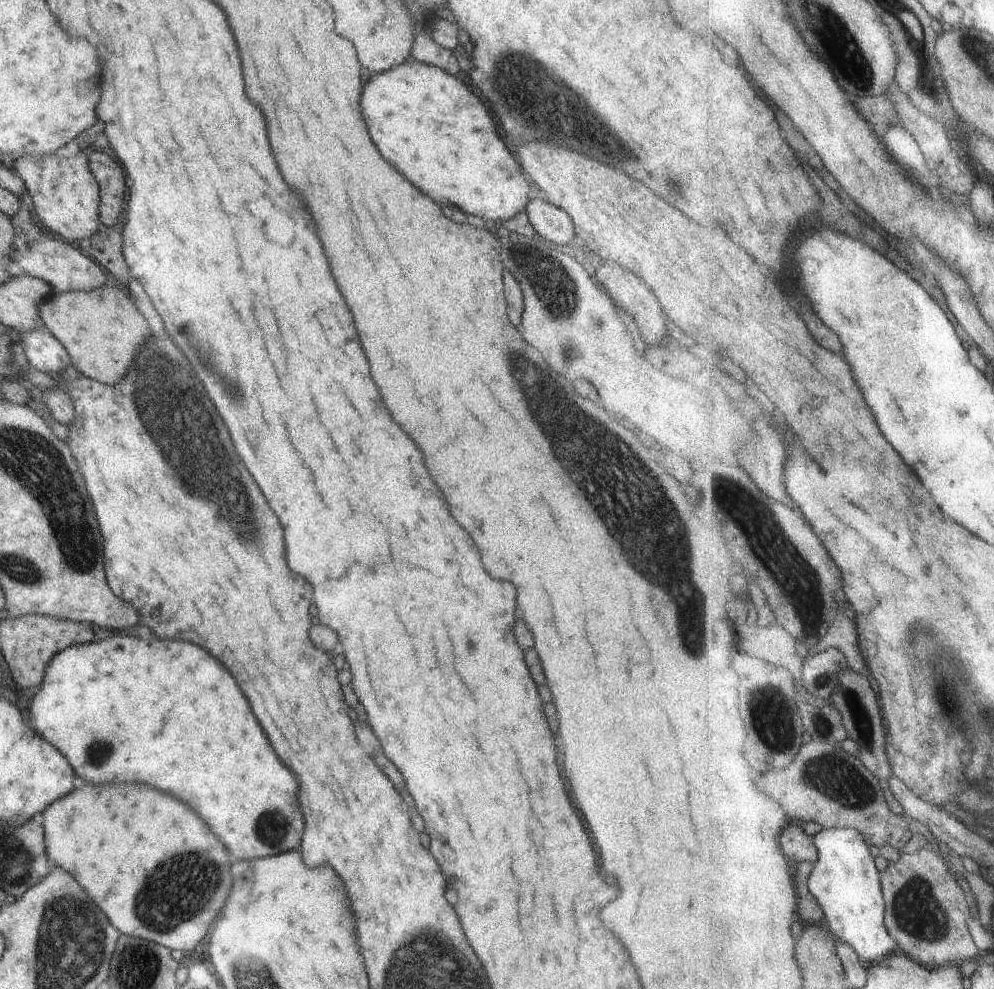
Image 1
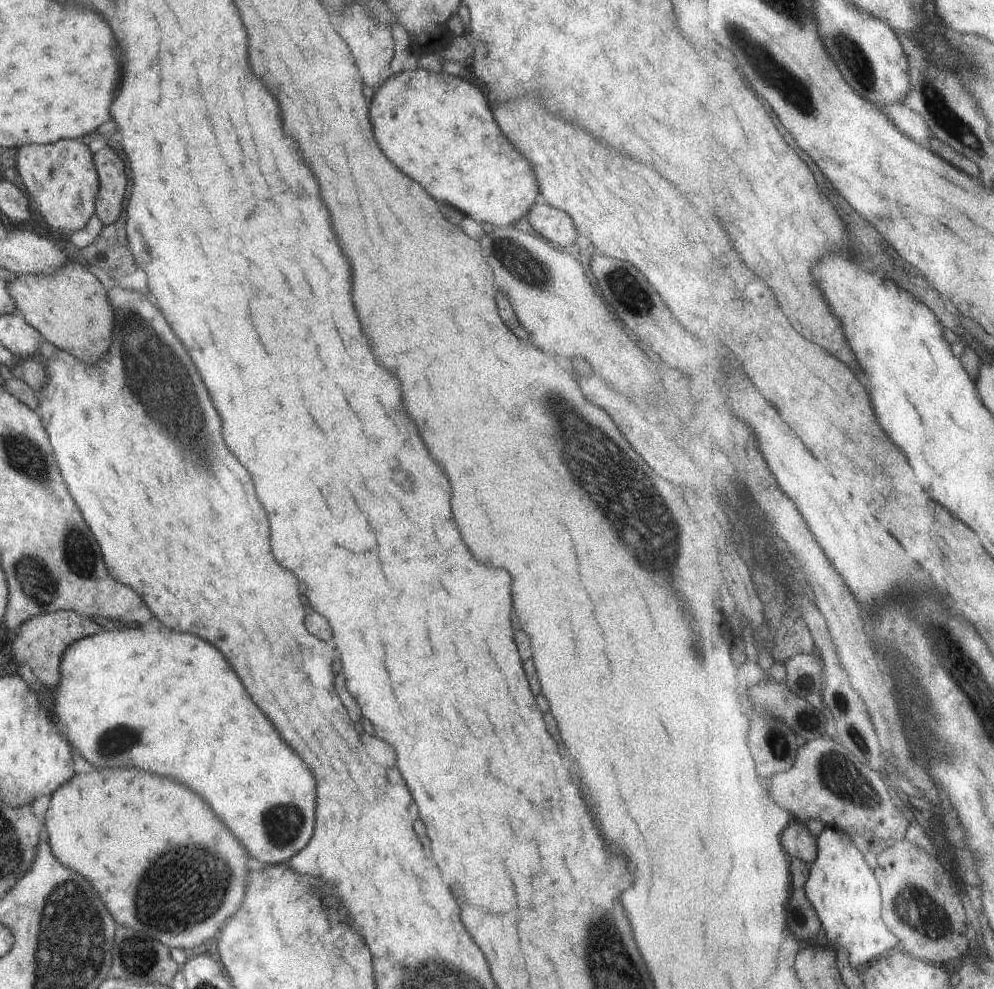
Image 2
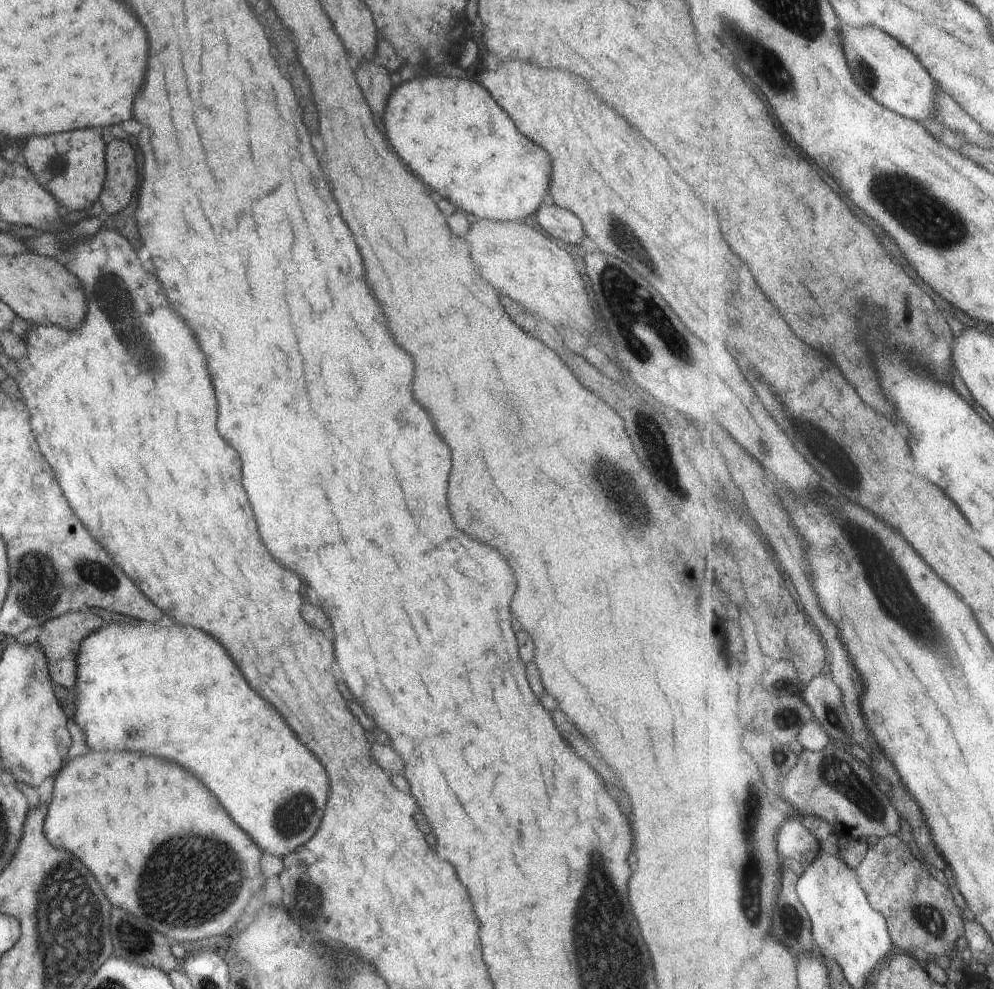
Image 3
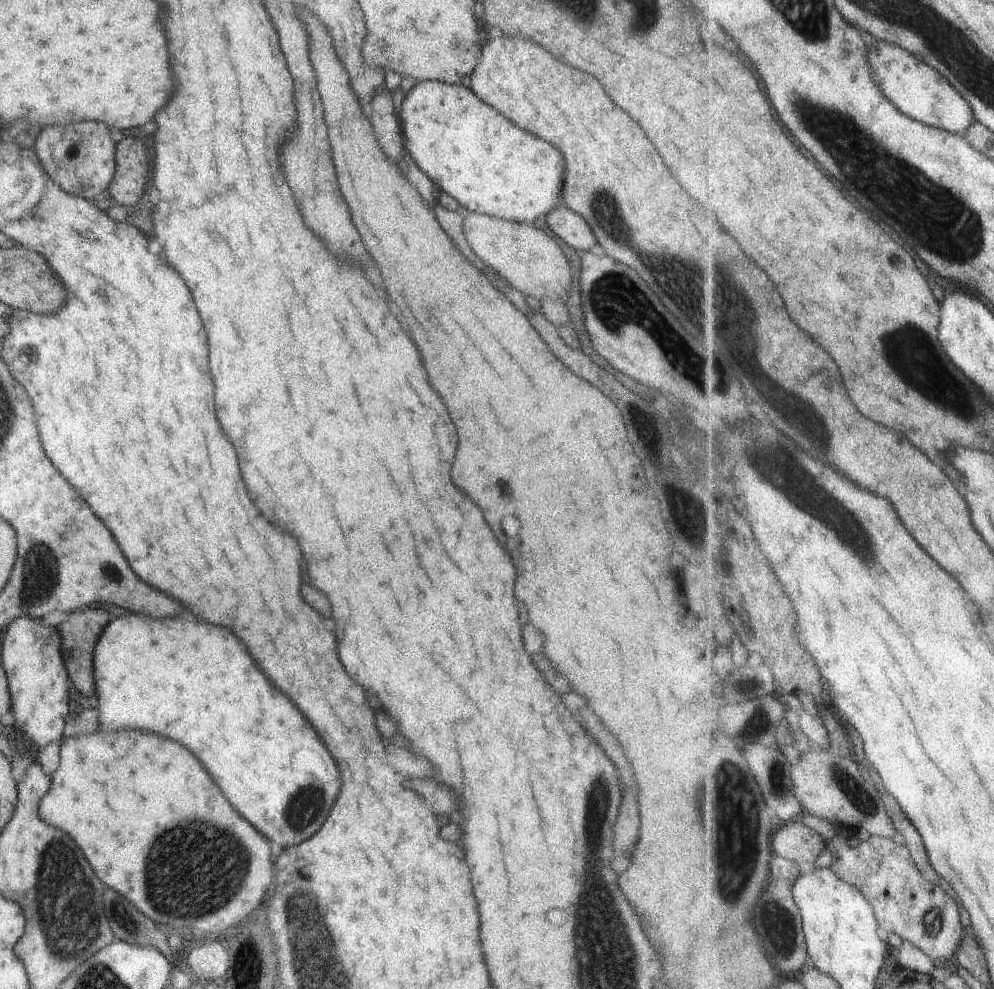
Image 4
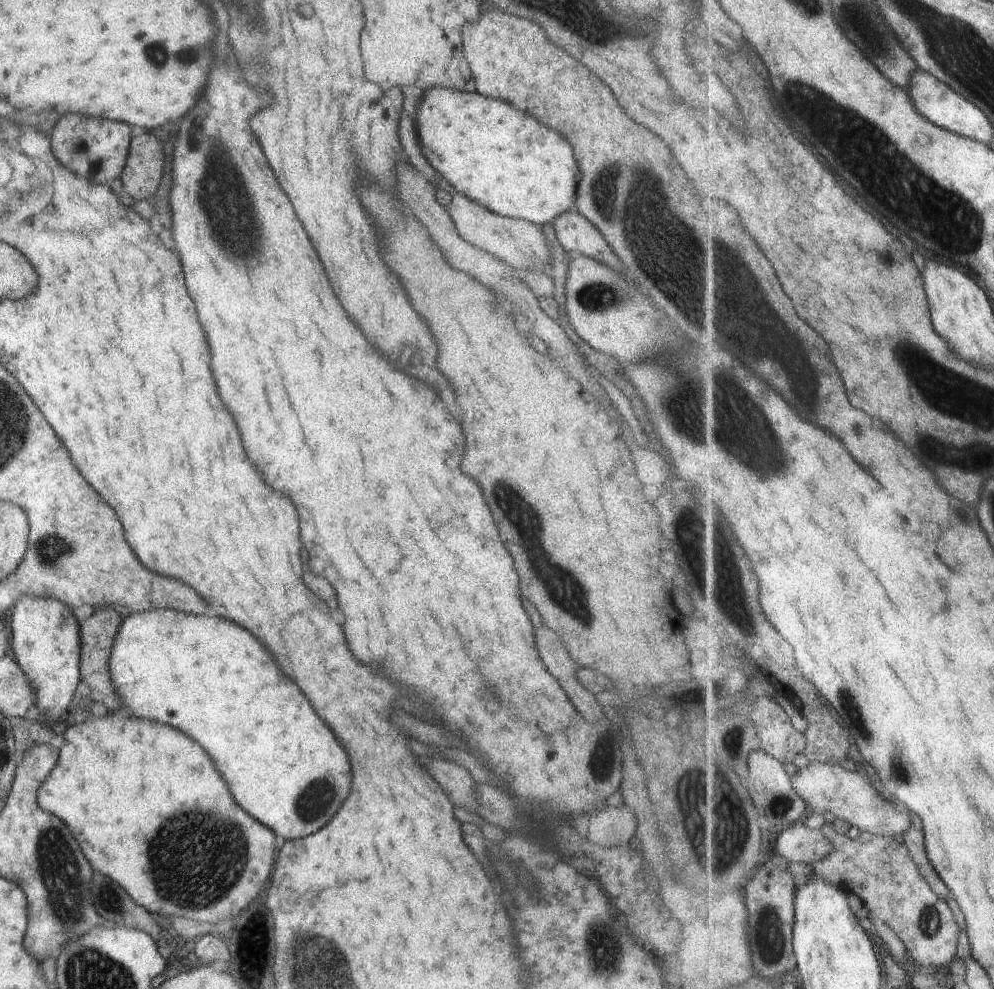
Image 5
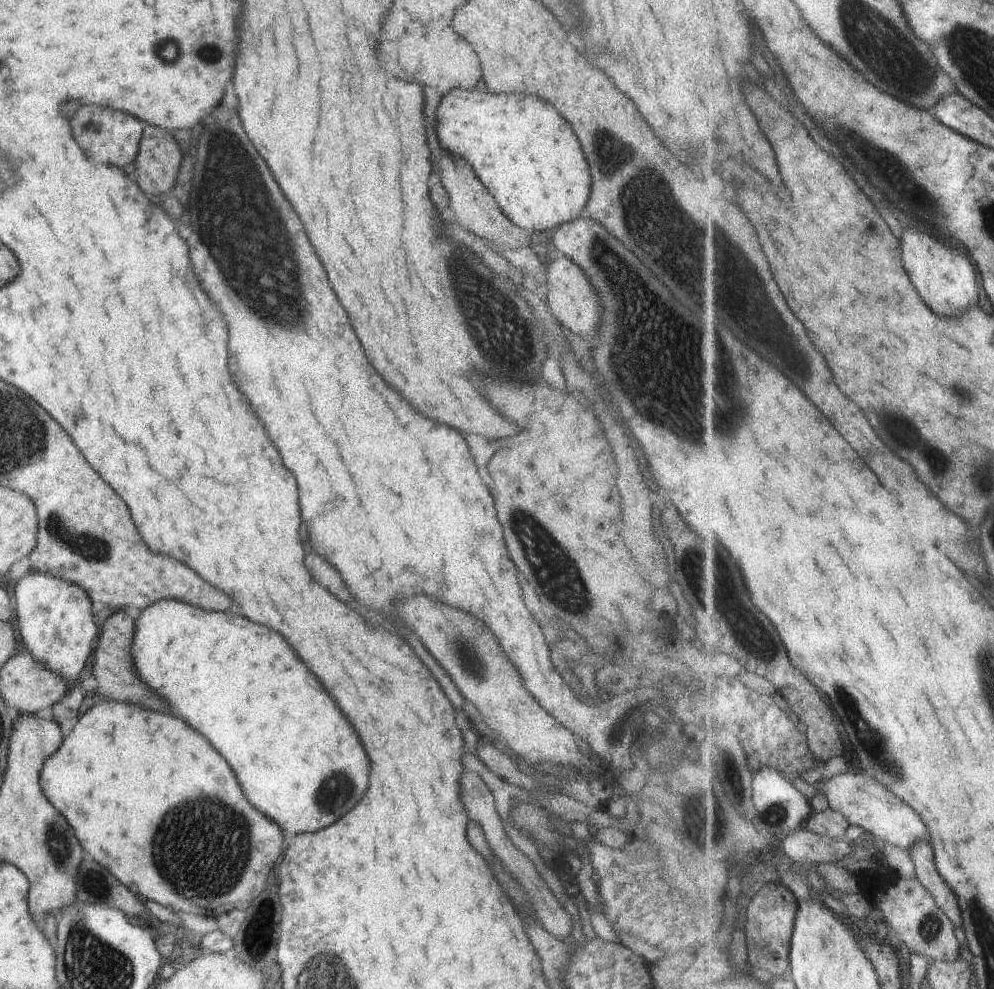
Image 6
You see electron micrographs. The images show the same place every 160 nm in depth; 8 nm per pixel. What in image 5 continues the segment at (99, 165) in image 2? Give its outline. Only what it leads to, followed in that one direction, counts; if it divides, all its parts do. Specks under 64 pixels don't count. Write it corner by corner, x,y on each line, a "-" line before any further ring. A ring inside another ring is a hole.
146,130
137,131
131,138
127,161
119,176
126,192
134,200
152,198
160,184
158,178
162,176
162,170
162,142

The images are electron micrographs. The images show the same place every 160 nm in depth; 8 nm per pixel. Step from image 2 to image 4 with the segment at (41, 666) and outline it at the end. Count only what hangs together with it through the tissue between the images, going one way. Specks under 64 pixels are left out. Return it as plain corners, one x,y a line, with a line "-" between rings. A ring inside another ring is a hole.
87,607
74,610
68,620
55,627
61,638
61,655
63,656
63,663
70,685
76,688
80,694
87,697
95,696
93,650
102,629
110,621
110,614
104,609

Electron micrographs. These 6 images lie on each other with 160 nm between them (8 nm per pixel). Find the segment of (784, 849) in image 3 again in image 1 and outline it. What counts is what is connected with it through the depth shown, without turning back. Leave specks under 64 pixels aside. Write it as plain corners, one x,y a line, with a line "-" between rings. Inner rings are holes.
790,824
788,828
784,829
781,843
782,848
785,851
785,855
794,862
808,862
813,865
818,862
819,850
816,844
814,844
814,837
808,836
804,832
805,828
798,826
798,824

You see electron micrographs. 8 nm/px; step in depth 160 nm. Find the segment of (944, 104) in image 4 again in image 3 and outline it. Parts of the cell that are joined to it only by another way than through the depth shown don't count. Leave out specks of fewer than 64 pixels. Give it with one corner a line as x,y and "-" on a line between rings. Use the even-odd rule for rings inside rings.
844,26
842,40
846,46
848,62
850,66
854,66
854,76
866,92
874,94
878,102
904,117
918,122
924,122
928,118
938,120
938,92
942,88
909,47
882,28
874,26

